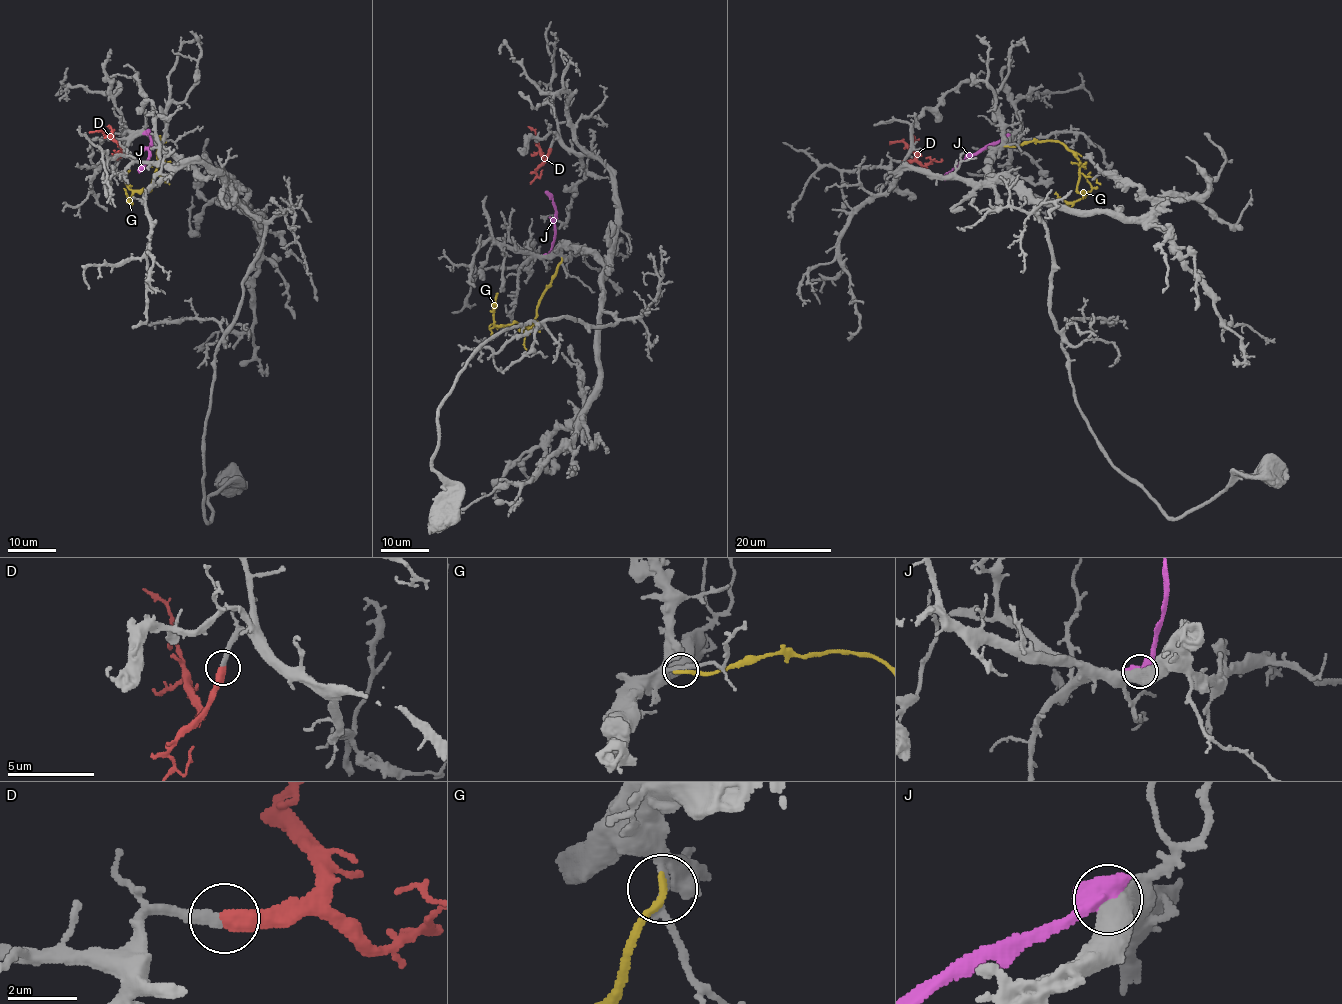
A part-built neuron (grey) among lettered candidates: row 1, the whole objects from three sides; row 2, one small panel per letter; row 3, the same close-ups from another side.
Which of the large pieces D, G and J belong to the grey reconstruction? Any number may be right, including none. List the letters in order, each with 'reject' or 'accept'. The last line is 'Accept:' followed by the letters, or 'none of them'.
D: accept
G: reject
J: reject
Accept: D

